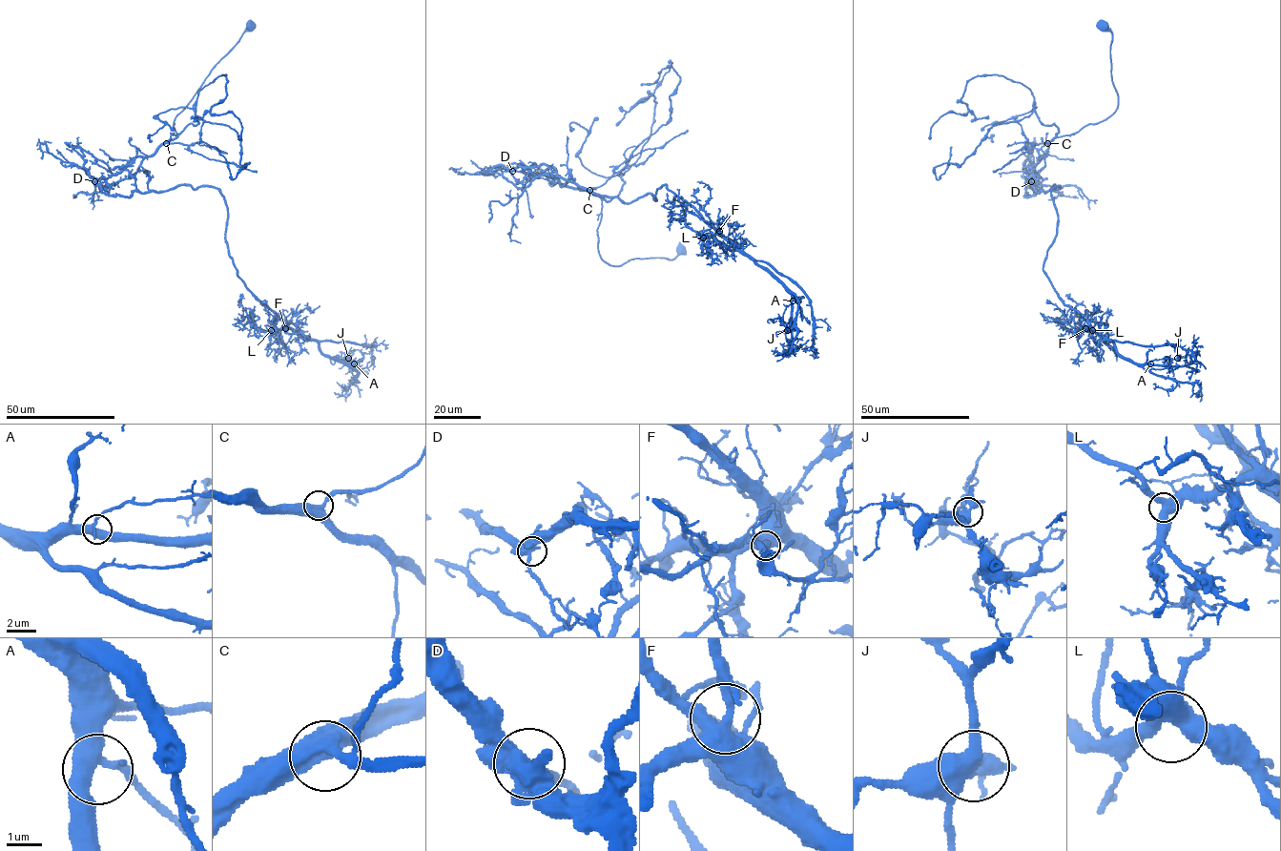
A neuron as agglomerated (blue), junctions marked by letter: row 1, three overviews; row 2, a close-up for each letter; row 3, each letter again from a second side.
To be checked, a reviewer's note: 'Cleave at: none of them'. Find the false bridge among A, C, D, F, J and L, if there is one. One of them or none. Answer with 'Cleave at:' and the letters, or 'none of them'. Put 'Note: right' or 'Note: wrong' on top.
Note: wrong
Cleave at: D

